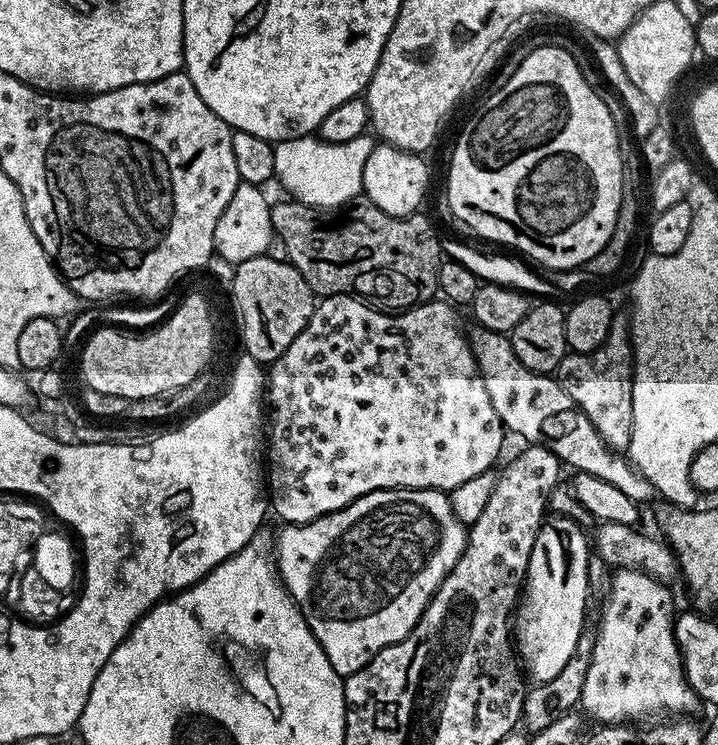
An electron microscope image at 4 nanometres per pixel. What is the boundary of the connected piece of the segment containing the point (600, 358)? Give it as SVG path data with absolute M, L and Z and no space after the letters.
M620 314L613 315L610 334L606 342L593 352L569 351L558 362L555 378L574 398L578 410L590 418L594 430L603 438L607 448L623 453L630 446L634 426L634 406L632 405L632 333L627 319Z

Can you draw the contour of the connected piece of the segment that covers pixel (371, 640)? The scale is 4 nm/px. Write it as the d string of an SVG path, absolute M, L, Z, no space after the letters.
M383 488L350 502L342 510L327 512L325 516L317 520L311 520L305 524L284 524L281 532L275 533L274 559L280 580L284 583L286 591L291 594L292 601L300 607L302 618L306 618L314 638L318 638L322 650L326 650L326 658L330 658L330 666L334 666L334 670L341 678L353 676L358 670L362 670L362 666L369 664L386 646L396 644L404 640L406 634L410 634L410 630L426 610L430 598L450 574L450 570L458 562L460 555L464 553L466 525L454 514L448 498L449 493L441 492L438 488Z

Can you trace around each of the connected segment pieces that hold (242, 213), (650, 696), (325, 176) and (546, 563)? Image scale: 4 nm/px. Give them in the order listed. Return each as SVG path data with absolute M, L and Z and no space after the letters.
M241 183L234 190L234 198L226 202L226 210L222 210L222 218L218 218L218 226L214 226L215 255L209 260L208 270L216 274L224 285L231 285L235 265L246 262L255 256L263 256L269 251L268 243L273 243L272 209L270 200L263 196L261 189L254 184Z
M621 568L611 577L606 588L608 601L600 612L600 625L595 625L596 641L589 670L586 671L580 704L601 725L644 722L655 712L665 708L672 714L692 714L698 705L698 697L684 676L683 658L675 638L678 609L672 605L672 591L650 574L633 568Z
M312 134L293 136L290 140L279 141L274 147L275 179L280 180L293 201L321 210L340 210L361 195L366 158L370 158L373 147L373 137L368 134L337 144Z
M559 515L545 519L540 525L536 541L530 554L528 574L524 581L522 595L514 613L514 648L522 661L522 668L533 683L549 681L561 672L570 656L576 653L578 638L586 629L584 607L588 604L590 589L587 578L587 564L590 555L590 540L584 537L585 529L574 521Z

